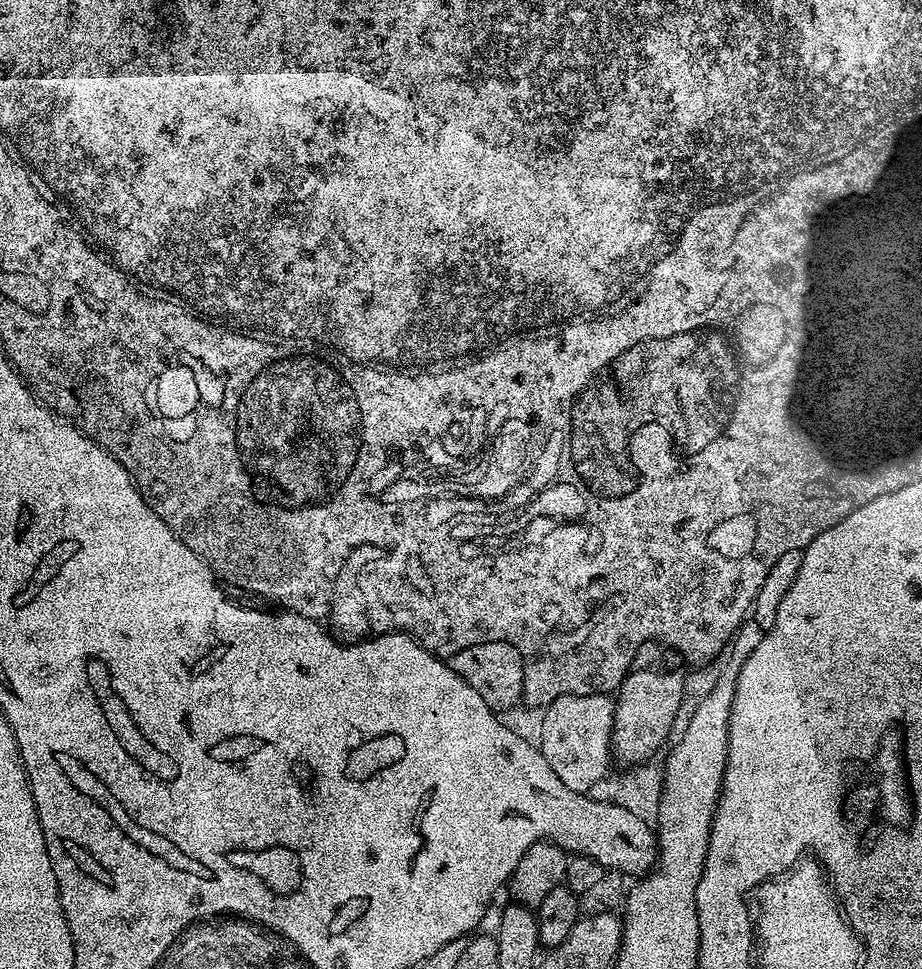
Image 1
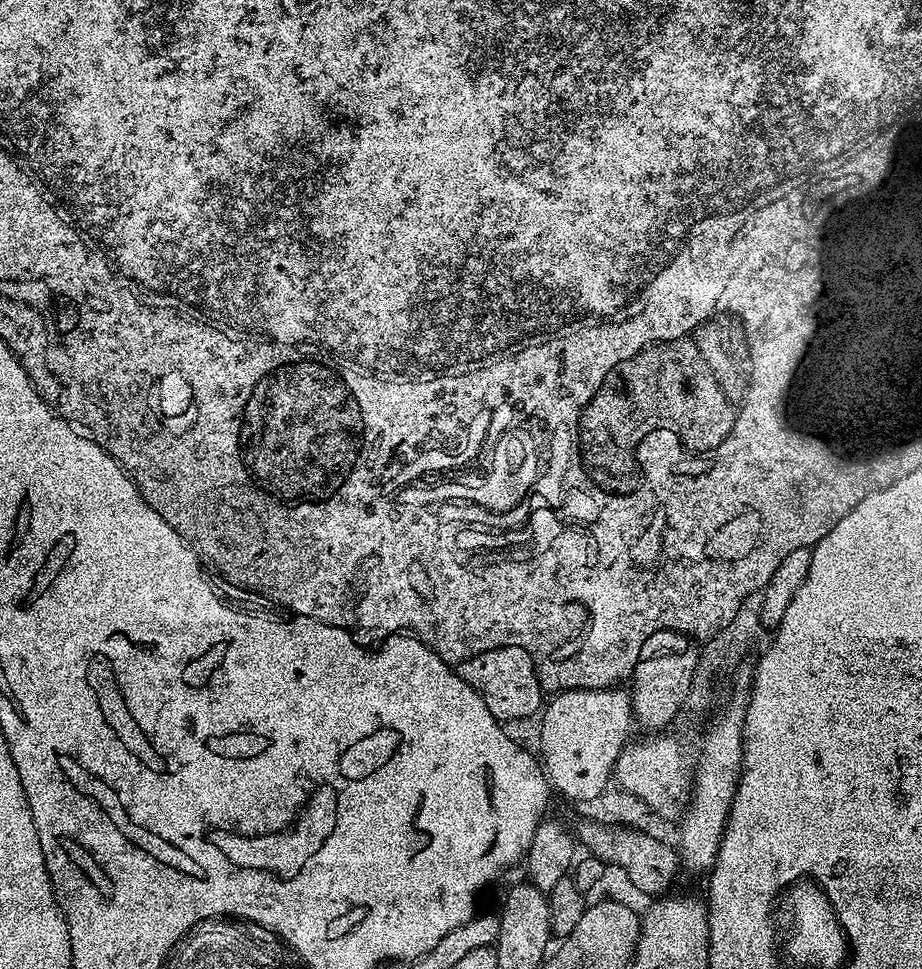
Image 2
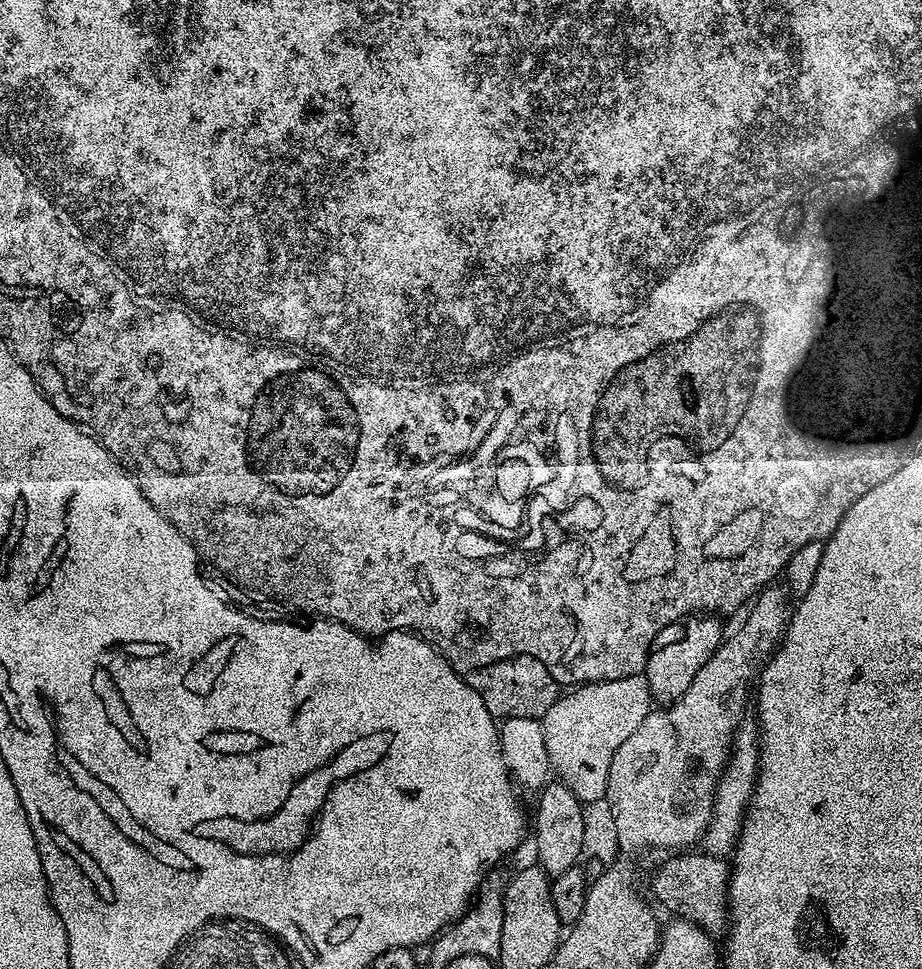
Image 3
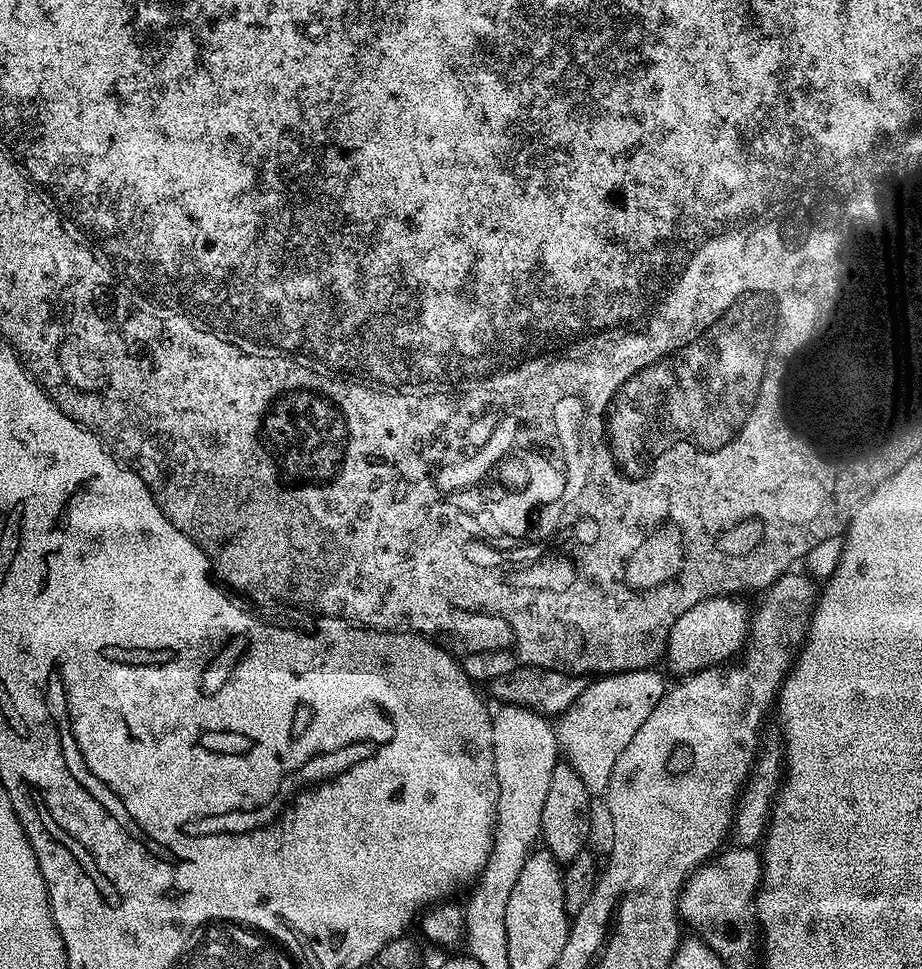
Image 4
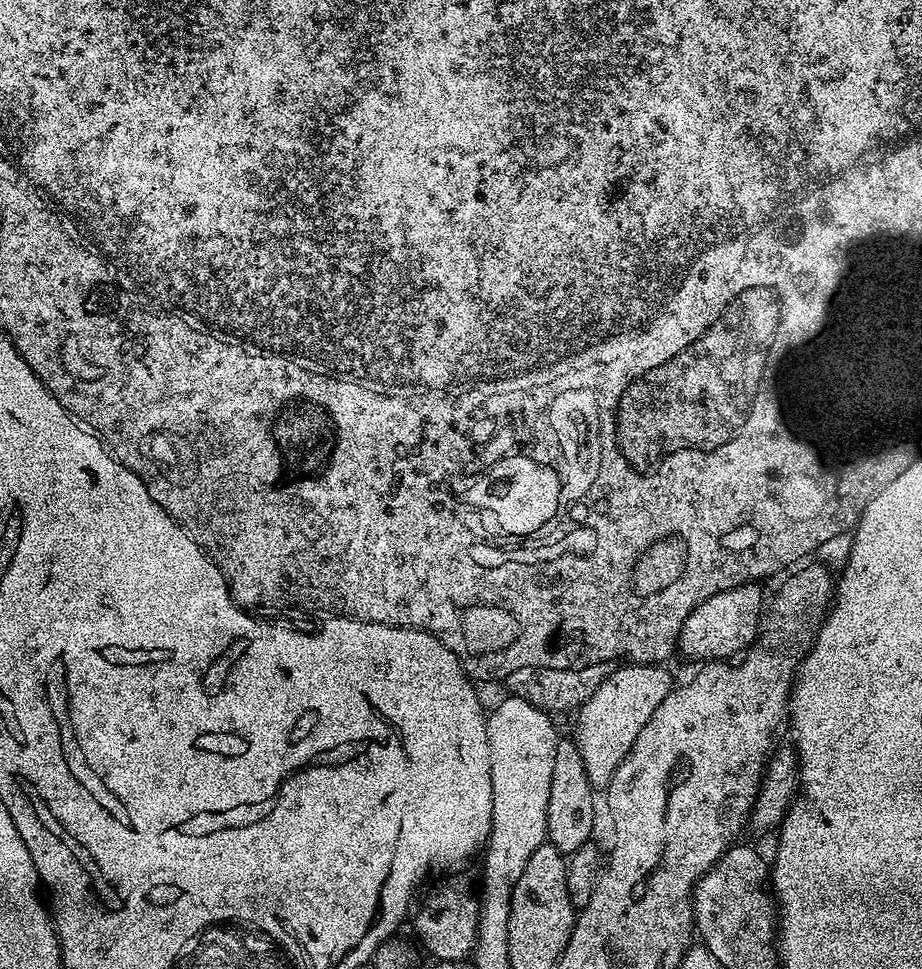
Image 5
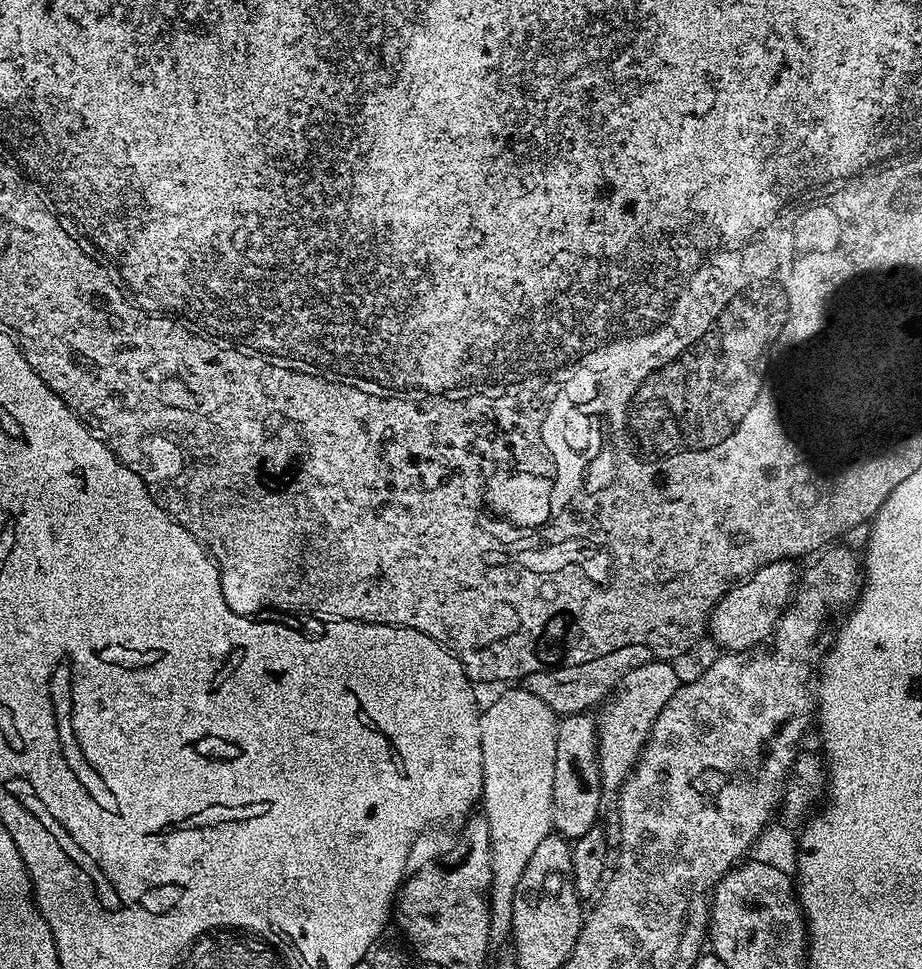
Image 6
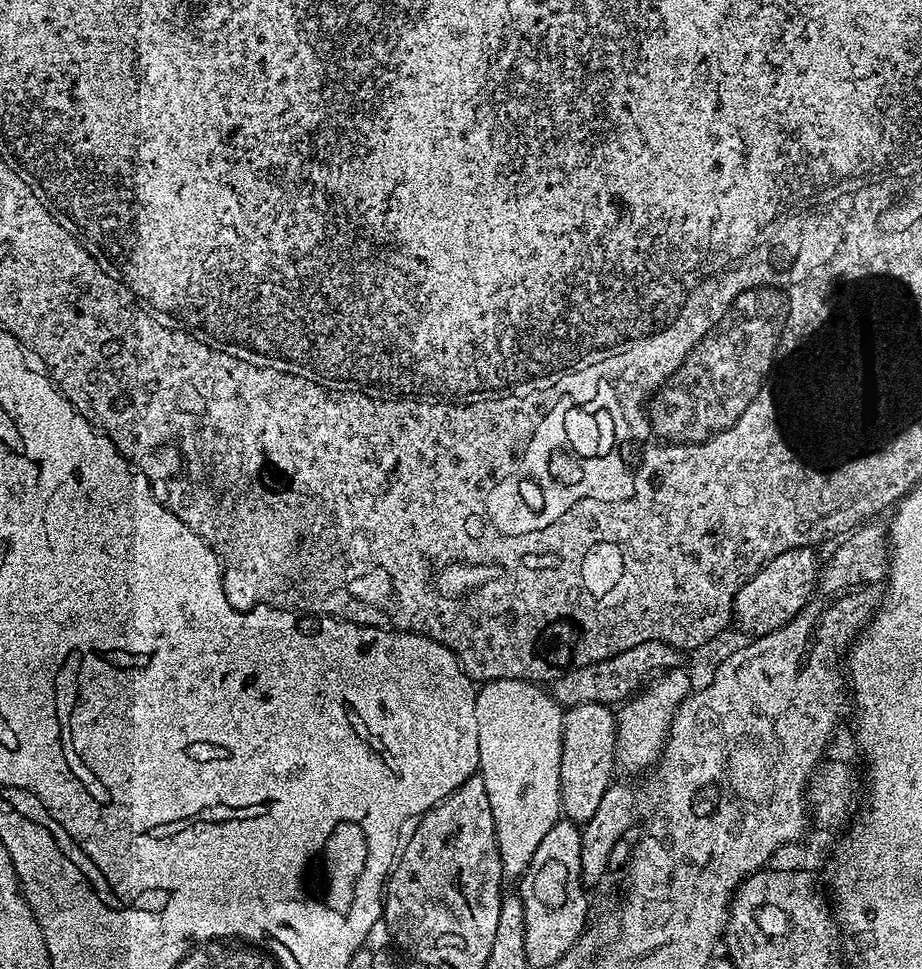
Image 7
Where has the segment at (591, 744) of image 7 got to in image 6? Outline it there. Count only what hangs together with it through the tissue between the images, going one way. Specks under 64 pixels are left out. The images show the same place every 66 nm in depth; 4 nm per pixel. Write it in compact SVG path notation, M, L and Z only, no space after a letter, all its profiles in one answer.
M591 715L565 716L556 725L554 746L554 802L552 803L552 827L568 840L577 840L586 830L597 827L600 816L600 759L596 753L596 722Z

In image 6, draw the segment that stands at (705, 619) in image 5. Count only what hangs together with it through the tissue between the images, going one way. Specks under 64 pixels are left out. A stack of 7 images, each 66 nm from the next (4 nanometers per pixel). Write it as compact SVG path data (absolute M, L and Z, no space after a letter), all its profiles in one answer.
M791 560L770 562L765 568L759 568L752 576L747 576L733 586L712 608L708 617L706 632L716 644L721 644L725 653L745 652L756 644L765 643L776 630L780 615L788 607L794 589L798 584L798 568Z

